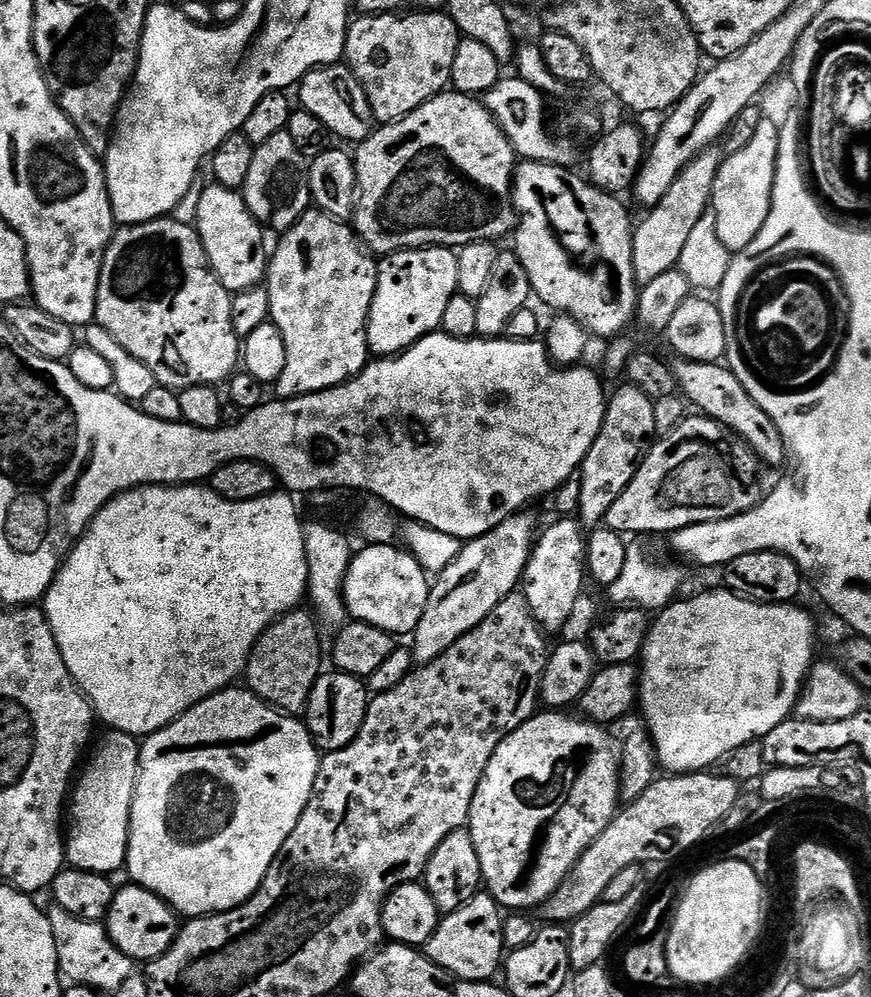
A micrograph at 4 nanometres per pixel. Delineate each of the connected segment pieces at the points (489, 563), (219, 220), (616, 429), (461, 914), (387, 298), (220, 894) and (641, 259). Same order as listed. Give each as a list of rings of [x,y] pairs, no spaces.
[[[517,514],[461,547],[459,558],[439,572],[429,587],[426,610],[416,631],[411,633],[412,659],[417,665],[429,664],[446,654],[462,634],[474,630],[478,622],[485,620],[502,598],[521,587],[537,532],[538,527],[528,514]]]
[[[209,183],[202,194],[202,202],[198,202],[198,218],[194,227],[200,234],[200,241],[214,274],[227,292],[235,294],[265,283],[270,259],[269,249],[264,249],[266,232],[252,217],[243,195],[237,189]]]
[[[625,383],[616,393],[611,393],[604,409],[604,421],[598,438],[594,438],[594,446],[580,463],[578,479],[582,486],[582,502],[578,519],[585,529],[599,528],[604,524],[606,514],[614,502],[618,502],[618,494],[630,486],[634,474],[644,461],[644,455],[650,451],[658,433],[654,426],[654,400],[633,384]]]
[[[481,890],[473,900],[441,919],[422,951],[438,967],[460,980],[491,981],[495,977],[492,975],[501,971],[506,956],[504,921],[500,903],[487,891]]]
[[[433,246],[430,248],[404,248],[401,252],[391,252],[379,261],[376,273],[374,302],[368,315],[368,351],[376,358],[391,358],[406,352],[412,344],[423,336],[430,336],[440,328],[446,305],[458,292],[458,258],[451,248]]]
[[[247,687],[223,688],[221,692],[215,692],[210,698],[198,702],[193,708],[183,712],[173,724],[167,724],[165,728],[143,741],[140,750],[140,773],[136,779],[136,793],[132,799],[128,827],[126,867],[132,876],[132,883],[158,894],[158,898],[165,900],[184,918],[211,916],[213,912],[229,912],[231,908],[245,904],[258,890],[258,886],[262,886],[266,870],[270,870],[286,838],[290,838],[294,826],[298,826],[298,818],[302,818],[302,810],[306,810],[306,802],[310,802],[312,797],[314,778],[320,769],[321,759],[321,753],[308,733],[308,725],[303,719],[272,707],[262,697],[255,696]]]
[[[719,147],[707,148],[700,152],[678,174],[674,186],[657,204],[647,209],[648,216],[635,227],[632,245],[634,246],[634,268],[636,283],[639,287],[649,285],[659,275],[673,271],[680,262],[683,247],[690,238],[695,224],[710,210],[714,180],[722,163]]]

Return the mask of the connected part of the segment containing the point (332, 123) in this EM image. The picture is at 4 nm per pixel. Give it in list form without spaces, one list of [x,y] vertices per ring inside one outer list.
[[[337,62],[325,64],[323,68],[305,74],[298,85],[300,91],[299,107],[305,112],[314,114],[314,118],[322,121],[332,132],[333,137],[359,142],[367,138],[374,131],[372,107],[366,98],[366,90],[358,82],[347,63]]]

